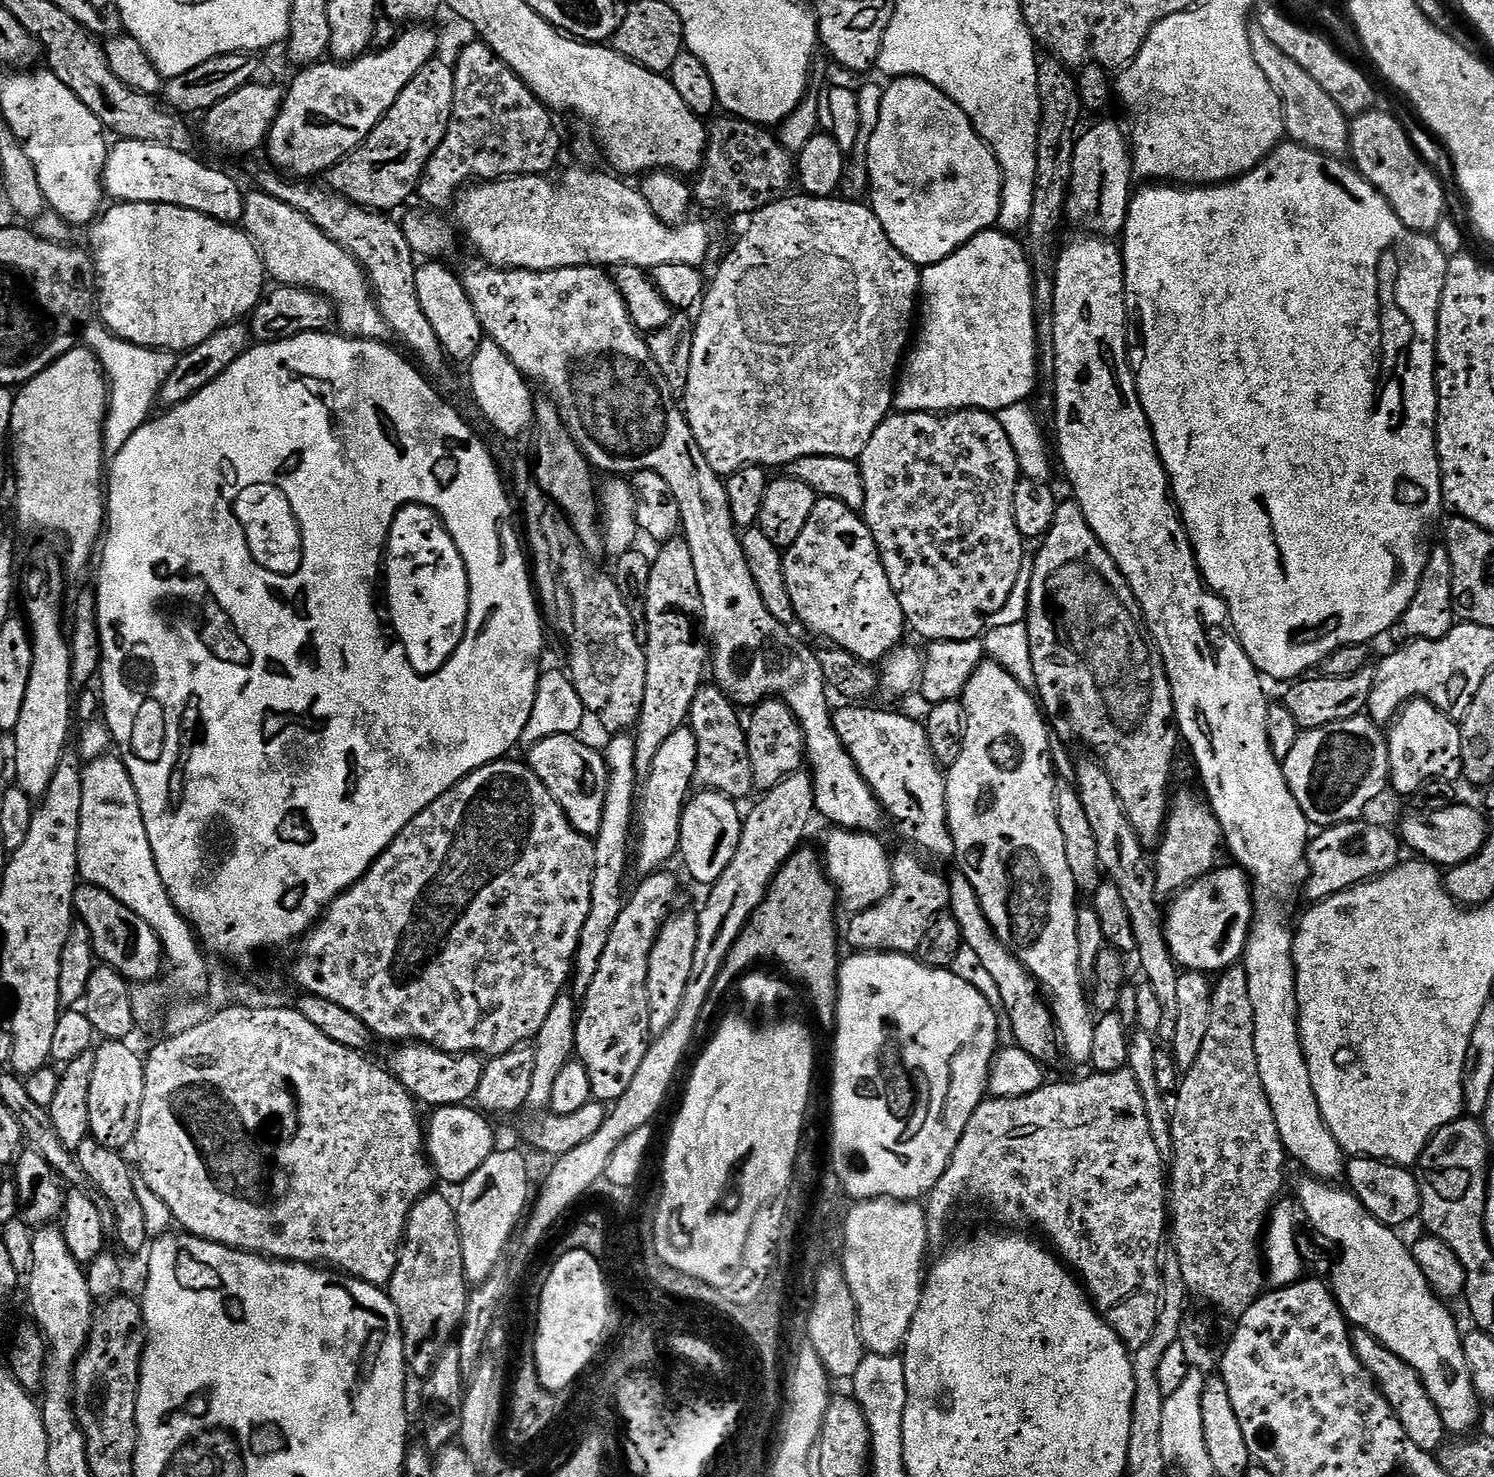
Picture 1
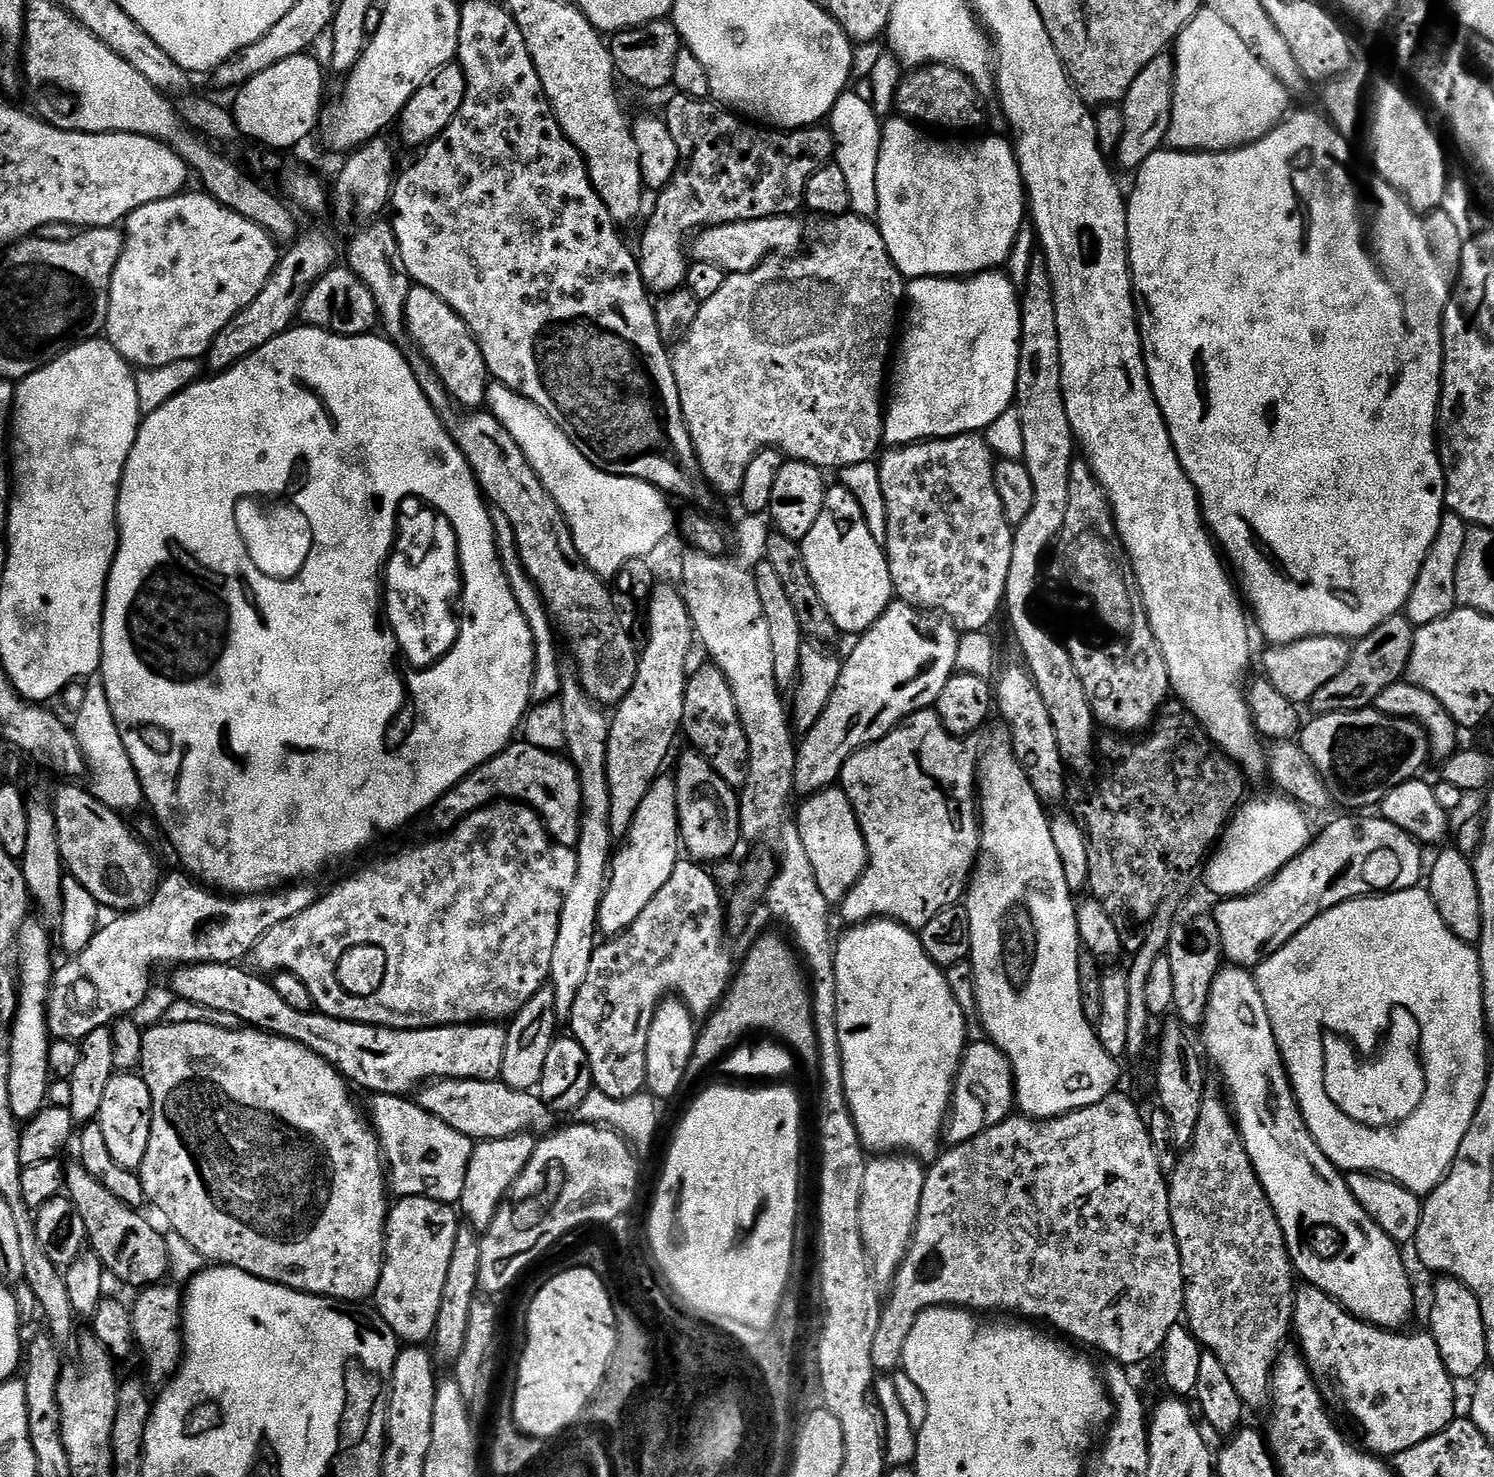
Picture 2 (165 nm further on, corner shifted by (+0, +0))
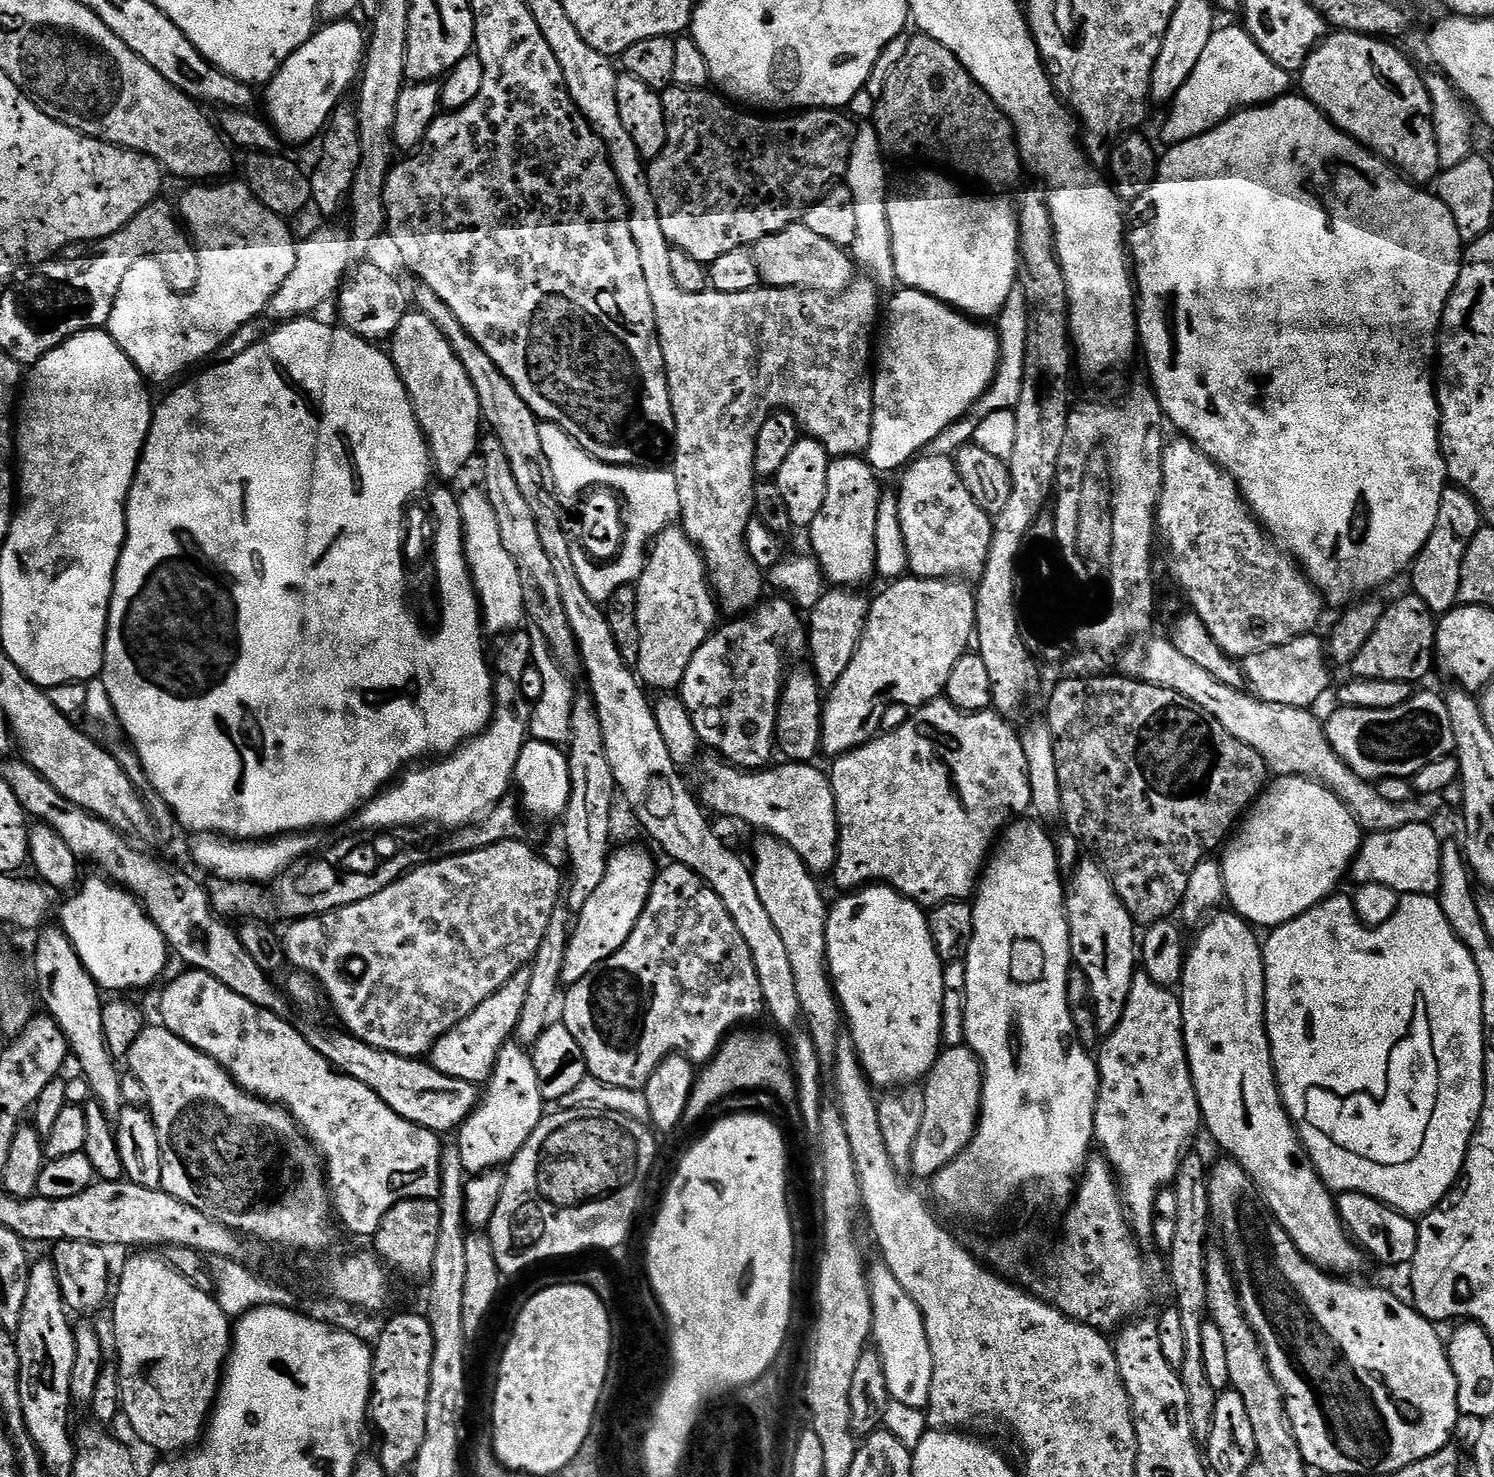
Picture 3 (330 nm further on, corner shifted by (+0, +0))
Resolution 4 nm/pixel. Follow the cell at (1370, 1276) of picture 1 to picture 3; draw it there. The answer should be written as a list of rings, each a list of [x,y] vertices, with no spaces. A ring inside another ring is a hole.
[[[1231,910],[1217,911],[1197,932],[1200,933],[1197,934],[1196,941],[1193,944],[1191,941],[1184,958],[1184,973],[1178,985],[1178,995],[1180,1005],[1182,1006],[1184,1045],[1186,1046],[1186,1054],[1188,1055],[1188,1065],[1192,1071],[1194,1090],[1200,1103],[1200,1115],[1202,1117],[1203,1127],[1206,1129],[1206,1132],[1208,1128],[1209,1134],[1228,1151],[1225,1153],[1231,1159],[1236,1160],[1242,1166],[1242,1170],[1246,1170],[1248,1177],[1260,1189],[1260,1199],[1272,1211],[1272,1217],[1282,1225],[1286,1230],[1286,1234],[1290,1234],[1290,1238],[1294,1242],[1296,1249],[1311,1264],[1317,1264],[1325,1272],[1331,1272],[1333,1274],[1352,1274],[1348,1272],[1356,1272],[1363,1266],[1364,1260],[1366,1261],[1365,1253],[1361,1251],[1356,1241],[1352,1239],[1348,1229],[1341,1224],[1340,1213],[1336,1210],[1333,1193],[1329,1192],[1328,1187],[1322,1182],[1322,1178],[1316,1173],[1316,1168],[1312,1165],[1312,1159],[1308,1157],[1308,1151],[1305,1150],[1304,1143],[1300,1141],[1300,1136],[1296,1132],[1296,1126],[1292,1123],[1292,1119],[1288,1117],[1284,1099],[1281,1098],[1280,1088],[1276,1084],[1276,1071],[1272,1065],[1272,1051],[1270,1050],[1270,1042],[1268,1041],[1268,1032],[1264,1028],[1264,991],[1266,990],[1266,978],[1264,977],[1264,949],[1262,947],[1261,937],[1258,938],[1255,936],[1257,933],[1254,931],[1253,925],[1243,920],[1240,916],[1237,916]]]

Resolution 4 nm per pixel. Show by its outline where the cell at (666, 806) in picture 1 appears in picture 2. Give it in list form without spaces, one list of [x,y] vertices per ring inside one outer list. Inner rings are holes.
[[[661,774],[656,777],[650,790],[646,790],[646,798],[642,798],[642,806],[638,806],[634,822],[630,822],[630,830],[619,841],[611,857],[608,885],[604,888],[596,919],[599,935],[611,938],[626,931],[634,918],[638,918],[638,914],[650,906],[650,898],[654,898],[654,894],[658,894],[658,890],[670,882],[670,874],[681,856],[676,782],[671,775]]]

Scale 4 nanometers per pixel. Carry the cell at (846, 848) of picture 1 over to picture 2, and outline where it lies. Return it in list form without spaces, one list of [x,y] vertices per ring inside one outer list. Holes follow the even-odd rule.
[[[826,787],[821,792],[812,793],[803,803],[794,819],[802,846],[806,846],[806,858],[810,858],[810,866],[814,866],[814,878],[818,882],[818,890],[822,890],[822,898],[826,898],[830,906],[839,905],[840,900],[850,894],[854,882],[864,873],[864,867],[868,864],[864,835],[843,788]]]

